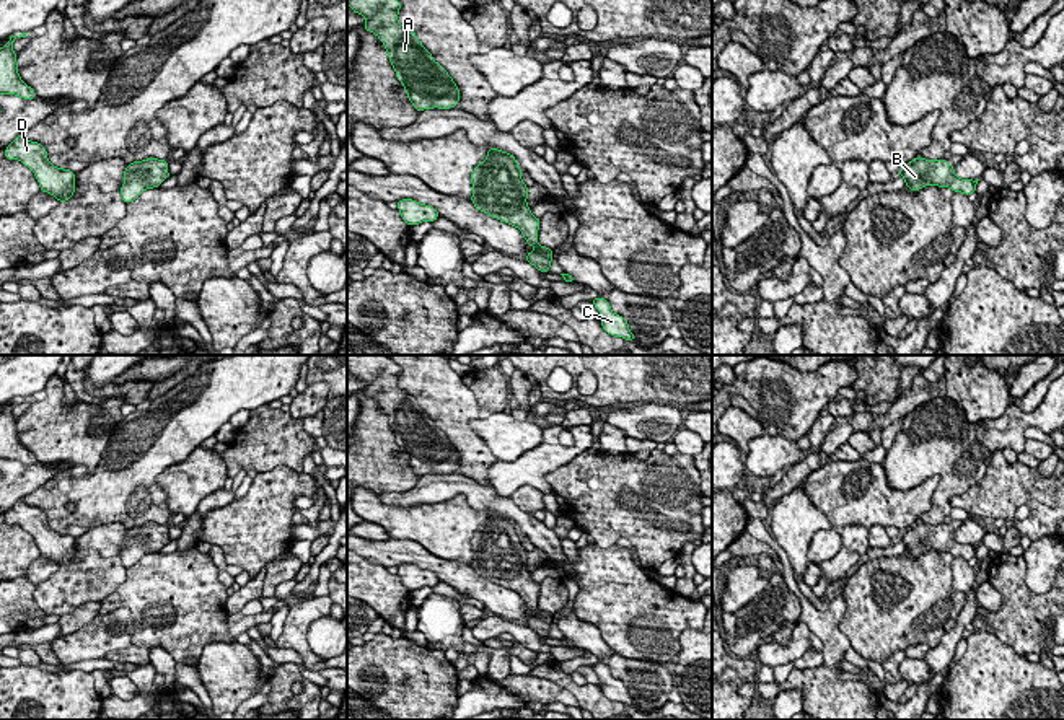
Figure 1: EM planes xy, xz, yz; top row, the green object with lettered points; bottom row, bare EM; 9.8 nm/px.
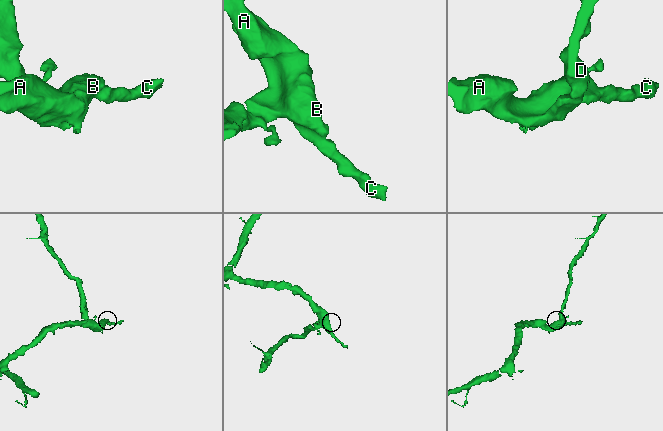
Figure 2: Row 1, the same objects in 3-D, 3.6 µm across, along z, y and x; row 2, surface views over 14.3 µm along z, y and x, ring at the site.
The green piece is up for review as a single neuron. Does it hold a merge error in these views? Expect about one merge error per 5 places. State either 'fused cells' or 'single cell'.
single cell

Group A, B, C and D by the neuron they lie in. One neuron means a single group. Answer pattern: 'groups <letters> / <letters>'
groups A B C D

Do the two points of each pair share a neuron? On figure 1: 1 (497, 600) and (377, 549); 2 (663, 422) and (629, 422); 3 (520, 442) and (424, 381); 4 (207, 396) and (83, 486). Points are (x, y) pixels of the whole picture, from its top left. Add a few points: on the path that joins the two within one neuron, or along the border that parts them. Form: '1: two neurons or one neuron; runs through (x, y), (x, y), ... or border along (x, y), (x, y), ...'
1: one neuron; runs through (468, 582), (414, 553), (406, 553)
2: one neuron; runs through (655, 422), (637, 422)
3: two neurons; border along (473, 417), (470, 425), (494, 453)
4: one neuron; runs through (176, 425), (114, 486)

